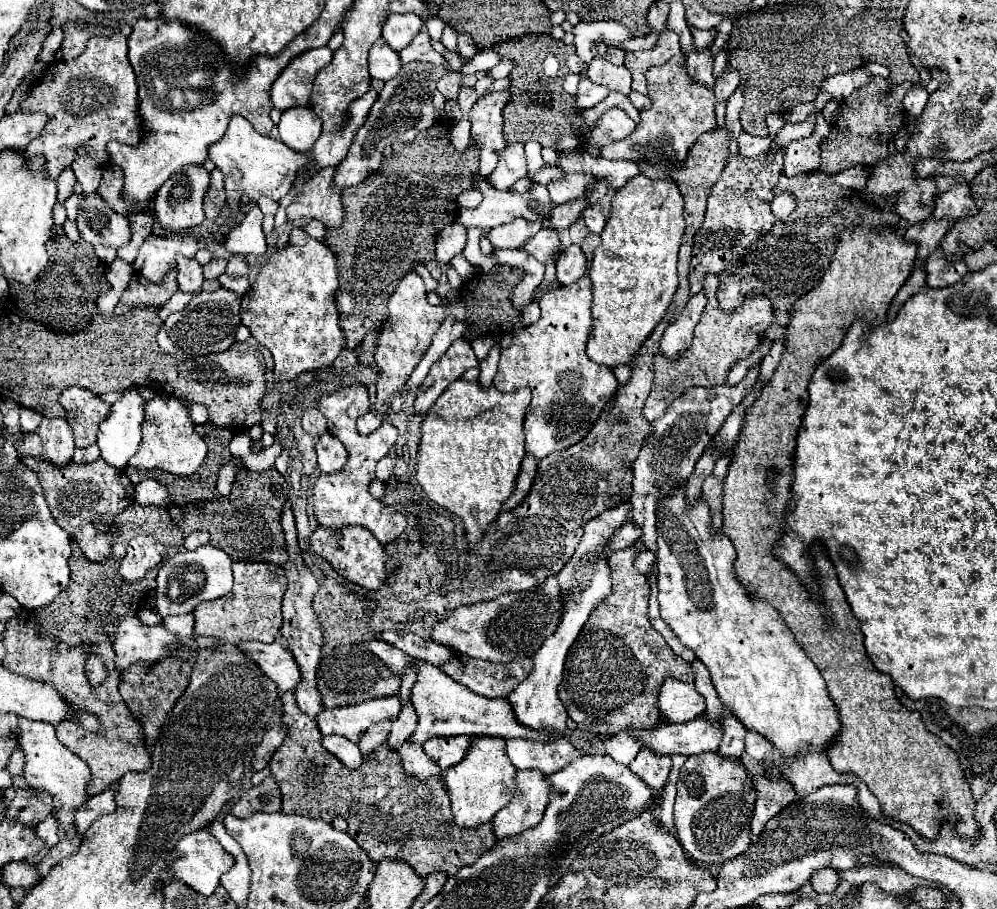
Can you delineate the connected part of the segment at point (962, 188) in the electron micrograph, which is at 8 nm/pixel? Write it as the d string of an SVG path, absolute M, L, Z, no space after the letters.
M954 185L952 189L940 195L940 209L934 209L934 219L946 219L948 223L956 223L962 219L970 219L976 215L976 201L970 193L968 185Z

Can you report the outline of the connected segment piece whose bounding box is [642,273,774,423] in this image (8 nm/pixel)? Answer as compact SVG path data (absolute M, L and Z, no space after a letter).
M708 273L706 281L704 281L708 305L702 313L700 323L694 329L692 345L678 359L668 359L664 355L656 355L656 377L652 383L652 391L642 409L642 415L646 421L654 423L668 409L668 405L690 387L722 385L732 363L748 357L764 339L764 331L772 325L774 307L772 307L772 301L768 299L768 295L758 293L745 301L736 311L726 313L718 303L718 297L716 297L718 289L720 289L718 275Z

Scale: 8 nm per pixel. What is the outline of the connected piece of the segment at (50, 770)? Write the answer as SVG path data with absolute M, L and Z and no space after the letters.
M22 719L18 721L18 743L26 755L26 767L24 767L24 779L28 781L30 787L34 789L46 789L52 799L54 799L54 813L60 821L60 841L48 851L46 857L42 857L42 861L38 863L40 875L46 875L52 865L56 865L64 855L76 853L80 843L82 843L82 835L78 835L76 827L74 827L74 813L80 809L80 805L84 805L88 801L88 783L90 783L90 769L88 765L78 759L76 755L72 755L72 751L68 751L56 737L56 731L52 725L44 725L42 721L28 721Z

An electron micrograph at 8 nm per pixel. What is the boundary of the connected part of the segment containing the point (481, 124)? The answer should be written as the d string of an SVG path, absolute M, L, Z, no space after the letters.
M498 91L480 97L468 113L470 135L476 145L480 145L480 175L490 177L496 169L500 155L506 147L503 138L504 101L508 101L508 91Z

